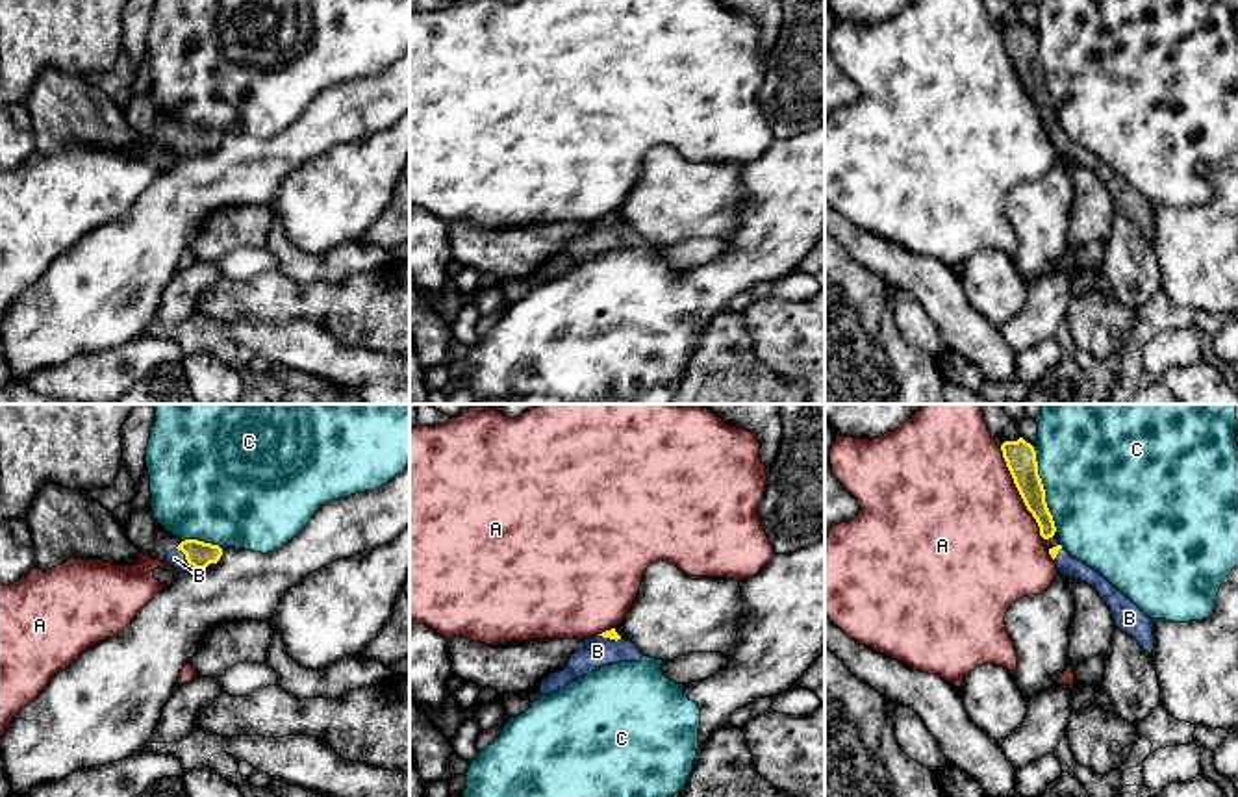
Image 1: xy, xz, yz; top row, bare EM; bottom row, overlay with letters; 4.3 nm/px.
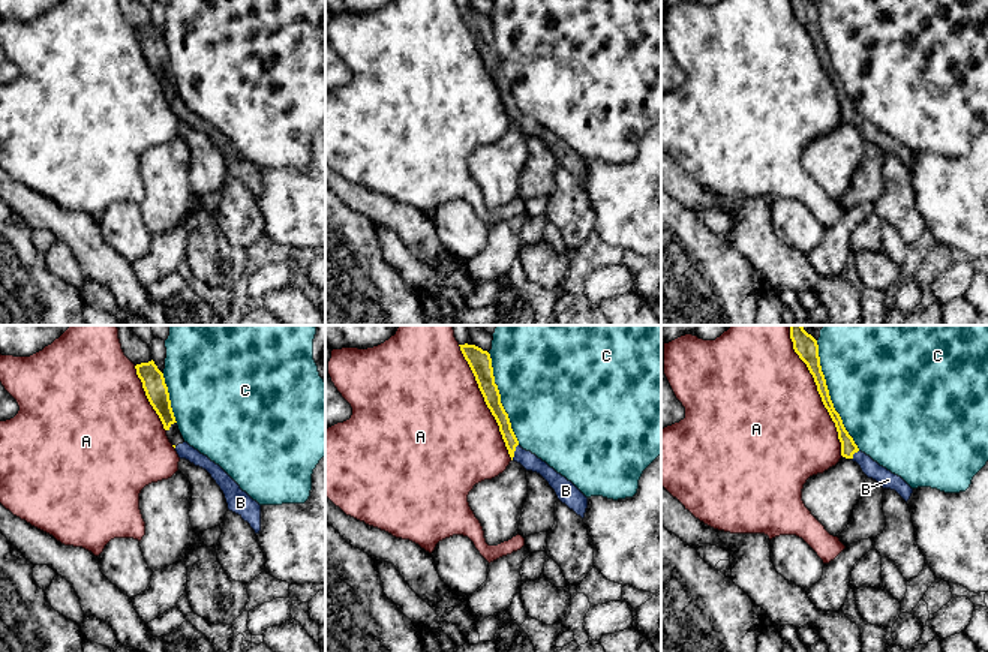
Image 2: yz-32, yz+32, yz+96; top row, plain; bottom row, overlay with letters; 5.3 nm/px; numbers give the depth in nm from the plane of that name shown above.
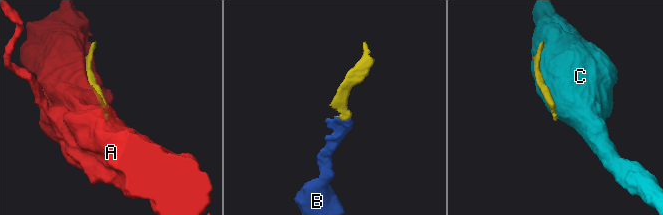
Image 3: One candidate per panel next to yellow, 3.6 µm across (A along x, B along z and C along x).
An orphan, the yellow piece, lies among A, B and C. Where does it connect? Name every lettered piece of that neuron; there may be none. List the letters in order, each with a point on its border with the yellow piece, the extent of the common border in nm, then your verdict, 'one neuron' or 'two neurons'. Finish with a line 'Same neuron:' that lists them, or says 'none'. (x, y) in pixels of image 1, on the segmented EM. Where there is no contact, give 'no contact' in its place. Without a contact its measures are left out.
A: contact yz (1020, 493); length 440 nm; two neurons
B: contact xy (186, 558); length 140 nm; one neuron
C: contact yz (1044, 490); length 380 nm; two neurons
Same neuron: B

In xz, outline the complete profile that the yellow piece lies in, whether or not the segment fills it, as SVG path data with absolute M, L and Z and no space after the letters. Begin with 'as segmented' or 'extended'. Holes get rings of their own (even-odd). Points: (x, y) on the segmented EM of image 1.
extended; M615 628L606 630L599 636L586 639L584 647L578 649L567 667L560 673L552 673L541 680L539 691L541 695L550 695L571 682L612 664L621 662L639 662L641 660L639 649L632 643L623 639Z

